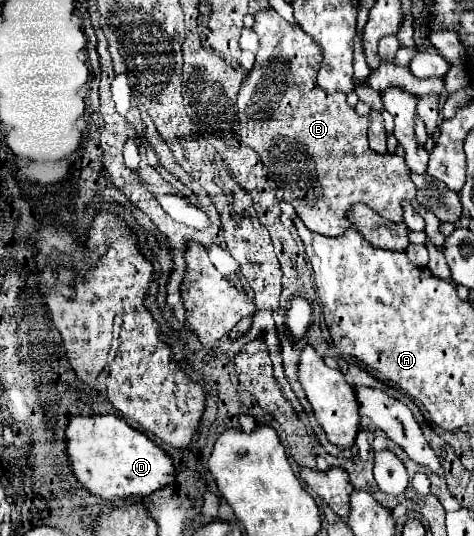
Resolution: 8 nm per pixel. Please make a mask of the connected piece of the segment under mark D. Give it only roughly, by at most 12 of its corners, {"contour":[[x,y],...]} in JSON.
{"contour":[[117,415],[73,417],[75,477],[103,499],[175,483],[171,457]]}

